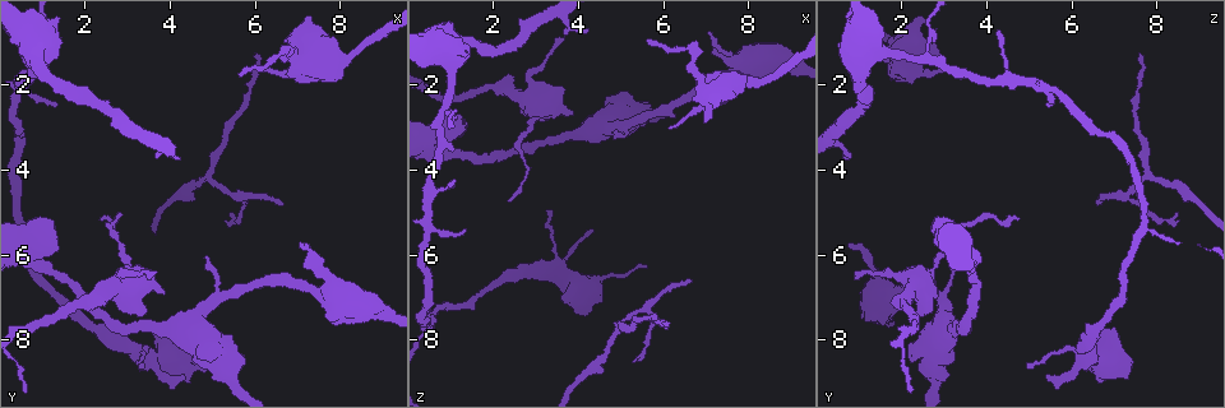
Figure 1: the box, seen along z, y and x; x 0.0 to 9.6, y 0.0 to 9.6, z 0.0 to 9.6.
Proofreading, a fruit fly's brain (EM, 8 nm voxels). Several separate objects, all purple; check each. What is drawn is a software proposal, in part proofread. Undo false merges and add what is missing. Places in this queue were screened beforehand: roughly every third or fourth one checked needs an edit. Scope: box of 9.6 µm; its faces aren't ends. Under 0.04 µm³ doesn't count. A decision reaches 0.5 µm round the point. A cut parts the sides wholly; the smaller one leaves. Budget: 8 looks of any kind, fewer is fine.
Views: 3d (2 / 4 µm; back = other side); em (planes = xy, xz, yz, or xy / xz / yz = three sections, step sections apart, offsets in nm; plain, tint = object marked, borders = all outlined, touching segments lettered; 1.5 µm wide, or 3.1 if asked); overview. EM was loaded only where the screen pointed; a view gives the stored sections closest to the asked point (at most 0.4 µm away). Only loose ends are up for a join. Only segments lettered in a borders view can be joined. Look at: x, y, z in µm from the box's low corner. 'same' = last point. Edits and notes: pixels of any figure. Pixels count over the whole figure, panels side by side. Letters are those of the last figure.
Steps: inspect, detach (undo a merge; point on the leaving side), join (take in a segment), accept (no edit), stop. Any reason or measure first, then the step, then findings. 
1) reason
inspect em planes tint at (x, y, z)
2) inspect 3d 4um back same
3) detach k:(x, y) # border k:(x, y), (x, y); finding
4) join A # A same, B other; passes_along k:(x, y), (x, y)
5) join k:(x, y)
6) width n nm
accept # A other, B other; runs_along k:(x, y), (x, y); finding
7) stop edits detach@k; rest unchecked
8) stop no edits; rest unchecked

thin end
inspect 3d 2um at (7.10, 5.70, 0.80)

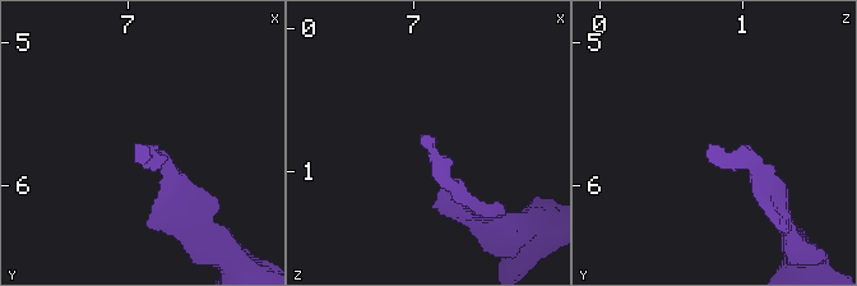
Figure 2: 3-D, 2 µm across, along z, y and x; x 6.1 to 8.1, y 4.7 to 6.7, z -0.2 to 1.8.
need the tissue
inspect em planes tint at (7.12, 5.74, 0.74)

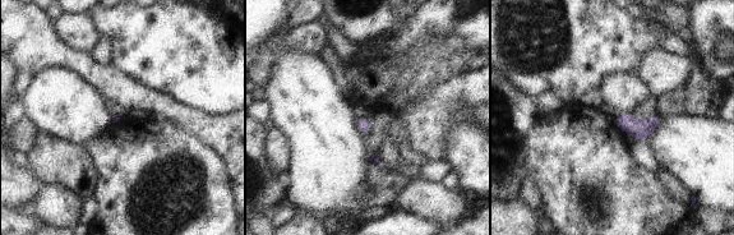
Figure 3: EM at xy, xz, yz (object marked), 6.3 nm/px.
what lies round it
inspect em planes borders same

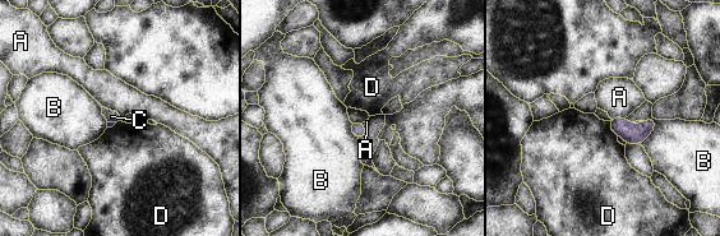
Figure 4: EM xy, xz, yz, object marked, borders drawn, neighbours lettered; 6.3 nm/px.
accept # A other, B other, C other, D other; none of them fits

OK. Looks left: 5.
branch stops here
inspect 3d 2um at (3.85, 7.00, 2.70)

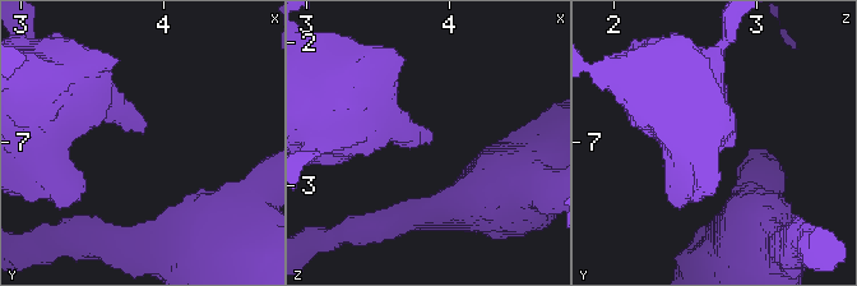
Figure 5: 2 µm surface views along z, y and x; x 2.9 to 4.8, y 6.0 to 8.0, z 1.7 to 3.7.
inspect em planes borders at (3.86, 6.94, 2.66)

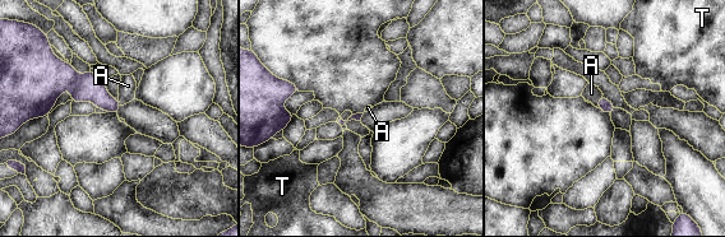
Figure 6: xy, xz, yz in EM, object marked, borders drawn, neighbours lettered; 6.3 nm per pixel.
accept # A other, T other; border 6:(603, 94), (597, 101), (597, 107); none of them fits

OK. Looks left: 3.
stops while still wide
inspect 3d 4um back at (3.60, 7.75, 7.05)

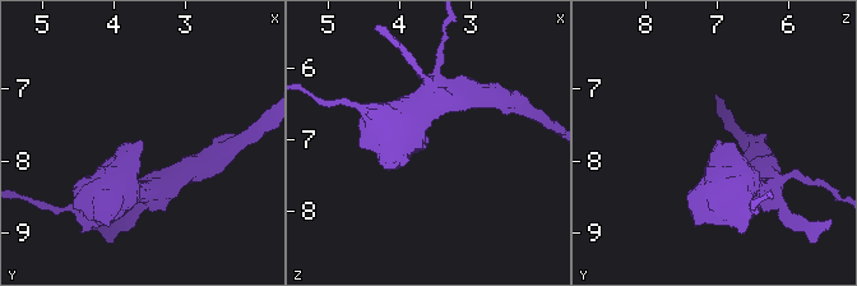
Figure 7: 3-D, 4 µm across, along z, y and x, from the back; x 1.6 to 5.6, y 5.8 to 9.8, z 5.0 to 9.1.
shape alone is not enough
inspect em planes plain at (3.65, 7.70, 7.00)

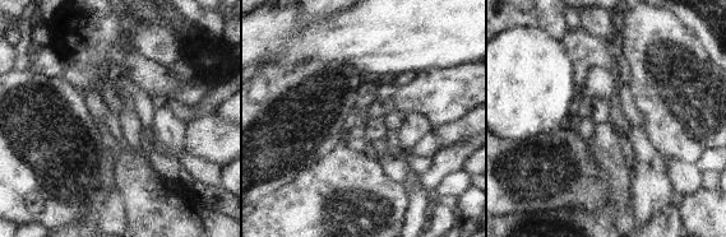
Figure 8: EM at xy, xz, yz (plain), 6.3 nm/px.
see the neighbours
inspect em planes borders same

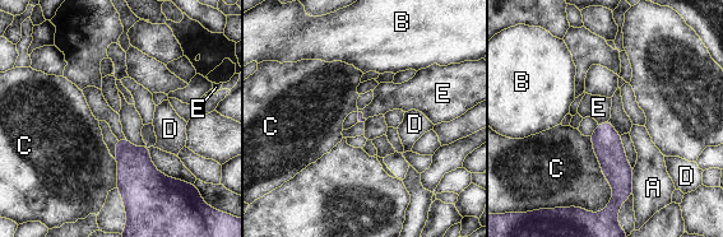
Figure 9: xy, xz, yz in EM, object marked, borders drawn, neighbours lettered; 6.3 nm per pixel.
accept # A other, B other, C other, D other, E other; border 9:(607, 120), (598, 125); no lettered segment goes on from it

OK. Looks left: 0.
stop no edits; rest unchecked

